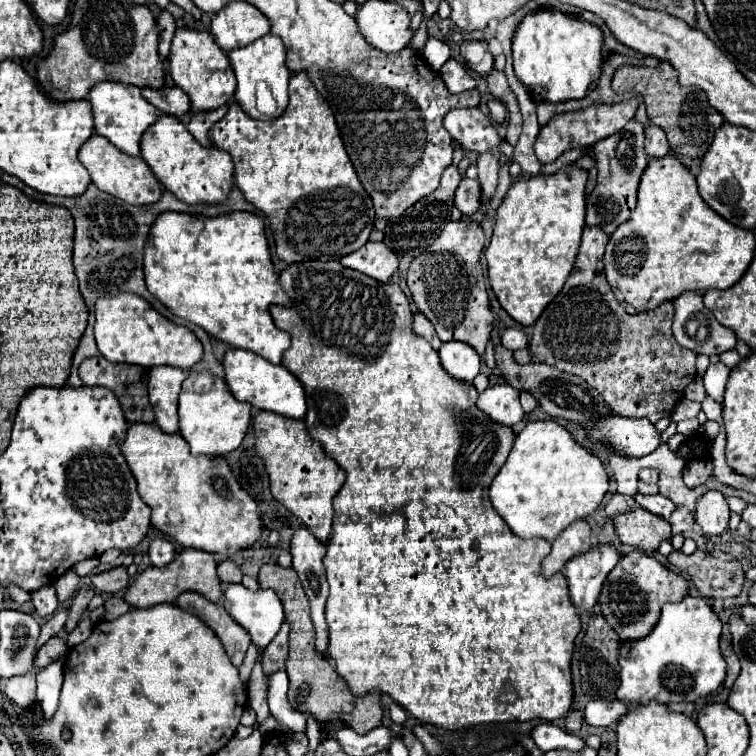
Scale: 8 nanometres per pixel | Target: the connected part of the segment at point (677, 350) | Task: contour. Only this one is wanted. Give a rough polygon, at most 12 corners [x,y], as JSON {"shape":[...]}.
{"shape":[[584,228],[528,350],[656,424],[694,380],[672,302],[628,314]]}

